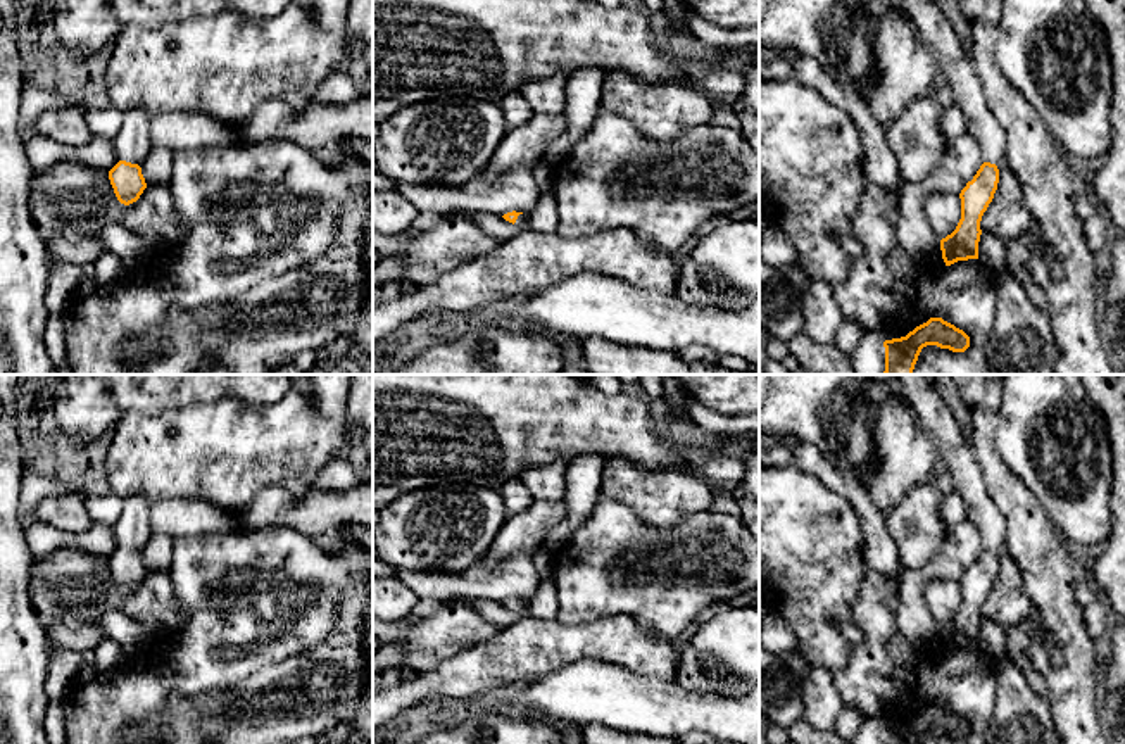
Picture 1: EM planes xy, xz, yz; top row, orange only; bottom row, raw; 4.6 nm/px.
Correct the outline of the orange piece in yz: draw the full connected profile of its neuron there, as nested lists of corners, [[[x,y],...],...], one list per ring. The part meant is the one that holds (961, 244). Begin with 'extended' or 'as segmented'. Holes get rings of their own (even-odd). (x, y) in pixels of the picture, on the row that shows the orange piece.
extended; [[[902,0],[902,7],[933,50],[954,104],[963,110],[968,133],[982,147],[984,164],[961,190],[961,219],[956,230],[940,240],[946,266],[978,259],[980,221],[994,199],[999,183],[997,161],[1004,155],[1004,129],[989,109],[971,55],[956,38],[947,17],[935,0]]]

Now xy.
extended; [[[141,107],[123,112],[123,128],[112,142],[121,161],[109,171],[109,180],[117,200],[129,205],[147,188],[140,164],[152,148],[148,112]]]

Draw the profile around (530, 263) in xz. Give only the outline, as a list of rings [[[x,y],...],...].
[[[526,228],[431,285],[390,302],[373,299],[373,344],[430,311],[468,312],[514,295],[526,299],[585,273],[623,278],[650,292],[675,293],[678,264],[673,254],[654,252],[626,228],[587,236]]]

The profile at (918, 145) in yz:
[[[932,93],[923,95],[889,126],[887,142],[902,180],[918,183],[937,169],[949,147],[939,128],[942,112]]]

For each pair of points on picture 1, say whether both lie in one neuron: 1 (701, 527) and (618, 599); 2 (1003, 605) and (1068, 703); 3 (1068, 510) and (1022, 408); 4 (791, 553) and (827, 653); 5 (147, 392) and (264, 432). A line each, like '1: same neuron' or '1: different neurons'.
1: same neuron
2: different neurons
3: same neuron
4: same neuron
5: different neurons

